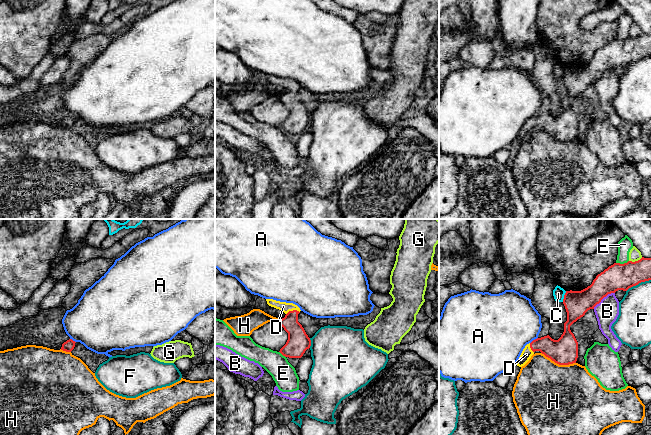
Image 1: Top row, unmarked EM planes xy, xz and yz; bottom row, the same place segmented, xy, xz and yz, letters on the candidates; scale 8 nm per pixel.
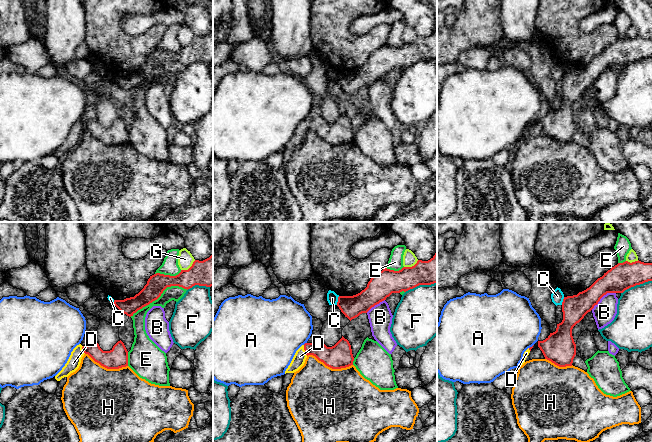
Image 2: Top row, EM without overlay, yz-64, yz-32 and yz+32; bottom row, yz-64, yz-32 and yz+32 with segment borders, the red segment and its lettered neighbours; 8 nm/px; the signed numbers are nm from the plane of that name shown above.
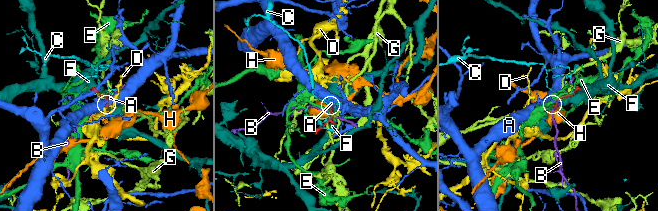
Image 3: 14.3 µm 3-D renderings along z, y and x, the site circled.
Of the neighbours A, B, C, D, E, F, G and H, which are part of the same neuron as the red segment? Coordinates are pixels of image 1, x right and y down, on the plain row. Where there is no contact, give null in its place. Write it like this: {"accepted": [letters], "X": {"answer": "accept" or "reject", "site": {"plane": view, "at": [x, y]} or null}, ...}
{"accepted": ["D"], "A": {"answer": "reject", "site": {"plane": "yz", "at": [533, 116]}}, "B": {"answer": "reject", "site": {"plane": "yz", "at": [603, 73]}}, "C": {"answer": "reject", "site": {"plane": "yz", "at": [564, 72]}}, "D": {"answer": "accept", "site": {"plane": "xz", "at": [293, 86]}}, "E": {"answer": "reject", "site": {"plane": "yz", "at": [622, 40]}}, "F": {"answer": "reject", "site": {"plane": "yz", "at": [638, 59]}}, "G": {"answer": "reject", "site": {"plane": "yz", "at": [635, 37]}}, "H": {"answer": "reject", "site": {"plane": "yz", "at": [558, 139]}}}

